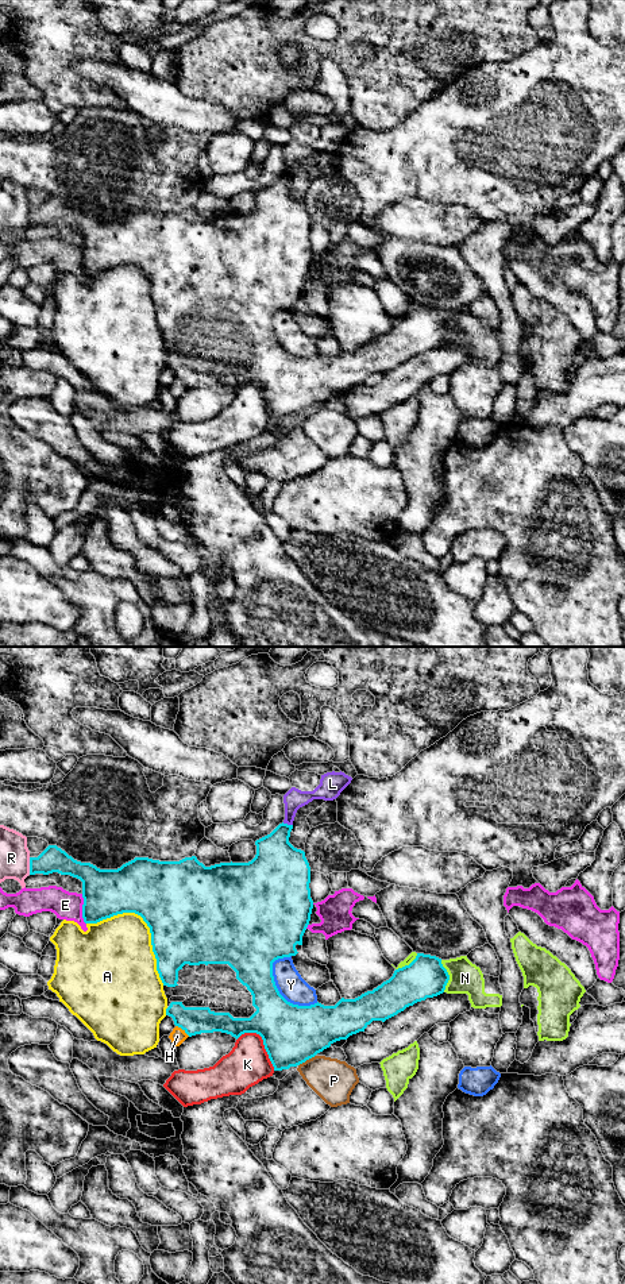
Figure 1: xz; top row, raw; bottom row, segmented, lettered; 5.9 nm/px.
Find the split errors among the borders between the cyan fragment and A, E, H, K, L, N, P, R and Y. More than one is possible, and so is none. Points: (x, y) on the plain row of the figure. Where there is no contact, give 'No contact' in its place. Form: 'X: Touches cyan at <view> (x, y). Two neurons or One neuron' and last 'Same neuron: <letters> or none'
A: Touches cyan at xz (146, 274). Two neurons
E: Touches cyan at xz (83, 261). Two neurons
H: Touches cyan at xz (182, 381). Two neurons
K: Touches cyan at xz (263, 393). Two neurons
L: Touches cyan at xz (286, 176). Two neurons
N: Touches cyan at xz (448, 328). Two neurons
P: Touches cyan at xz (307, 411). Two neurons
R: Touches cyan at xz (30, 218). Two neurons
Y: Touches cyan at xz (282, 349). Two neurons
Same neuron: none

